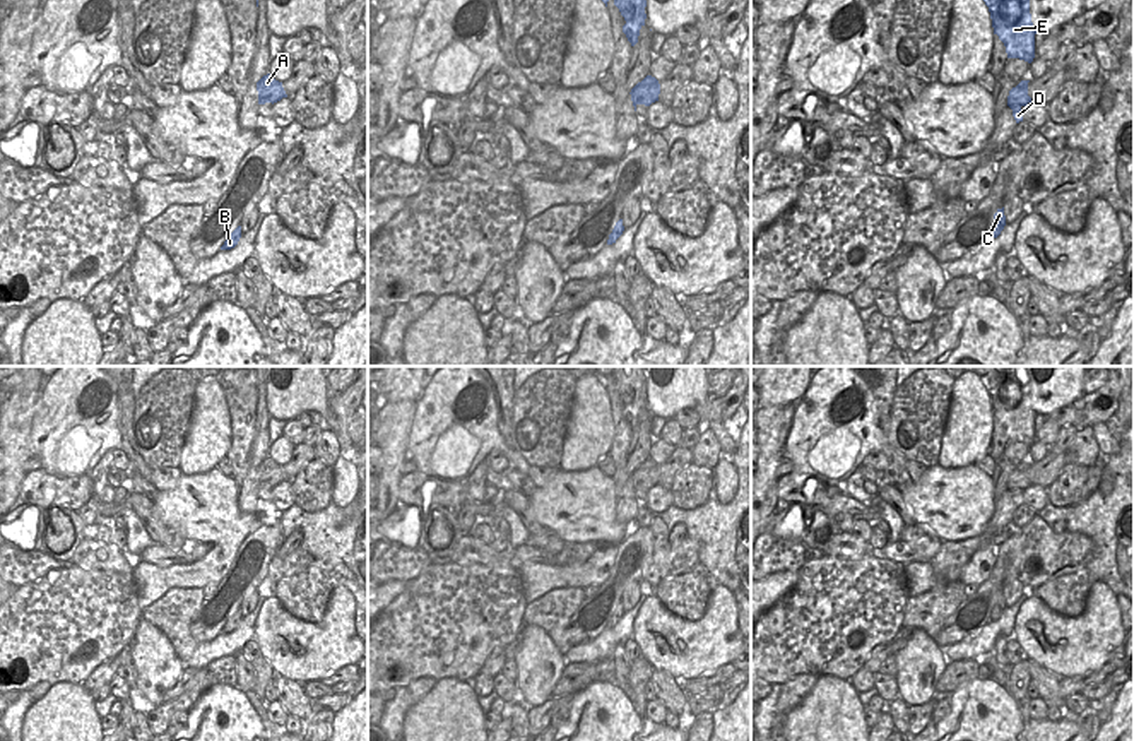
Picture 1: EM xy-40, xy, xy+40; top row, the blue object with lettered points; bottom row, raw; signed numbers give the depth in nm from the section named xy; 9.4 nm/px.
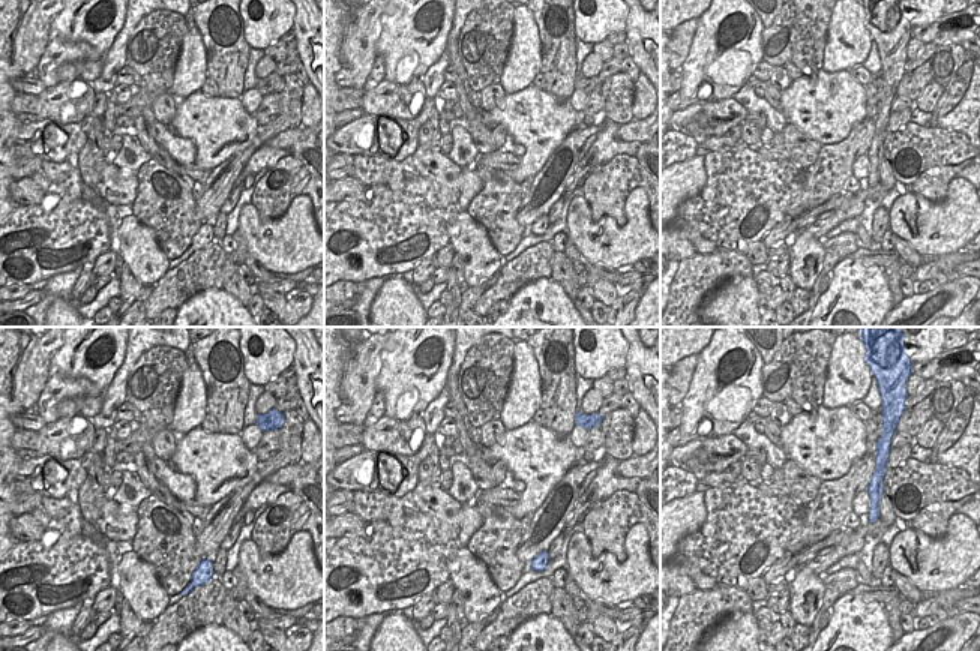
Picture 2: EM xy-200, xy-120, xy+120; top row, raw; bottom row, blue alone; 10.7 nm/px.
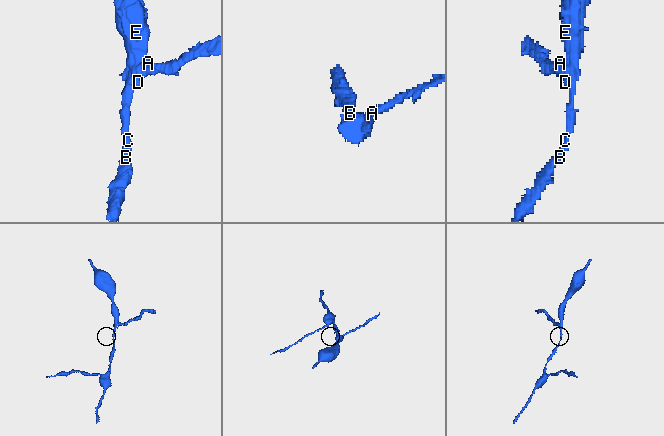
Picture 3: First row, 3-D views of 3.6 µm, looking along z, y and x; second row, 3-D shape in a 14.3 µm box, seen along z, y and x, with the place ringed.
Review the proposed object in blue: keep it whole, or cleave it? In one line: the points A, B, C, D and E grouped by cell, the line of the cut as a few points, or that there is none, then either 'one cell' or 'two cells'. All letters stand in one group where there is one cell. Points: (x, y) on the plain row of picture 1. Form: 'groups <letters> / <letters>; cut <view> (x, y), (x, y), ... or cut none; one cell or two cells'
groups A / B C D E; cut xy+40 (1020, 466), (1023, 478), (1016, 483), (1016, 488); two cells

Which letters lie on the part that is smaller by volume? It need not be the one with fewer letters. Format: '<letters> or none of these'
A

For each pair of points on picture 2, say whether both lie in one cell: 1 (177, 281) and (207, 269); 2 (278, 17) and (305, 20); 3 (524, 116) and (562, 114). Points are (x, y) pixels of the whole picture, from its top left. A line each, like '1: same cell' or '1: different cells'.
1: same cell
2: different cells
3: same cell

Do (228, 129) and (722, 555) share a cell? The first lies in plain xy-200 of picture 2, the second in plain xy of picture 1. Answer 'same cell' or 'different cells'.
different cells

